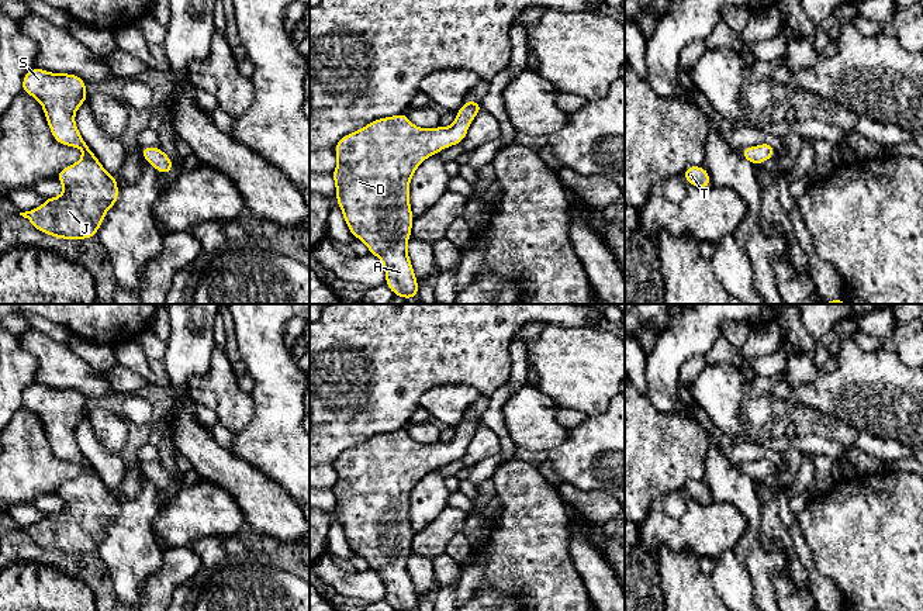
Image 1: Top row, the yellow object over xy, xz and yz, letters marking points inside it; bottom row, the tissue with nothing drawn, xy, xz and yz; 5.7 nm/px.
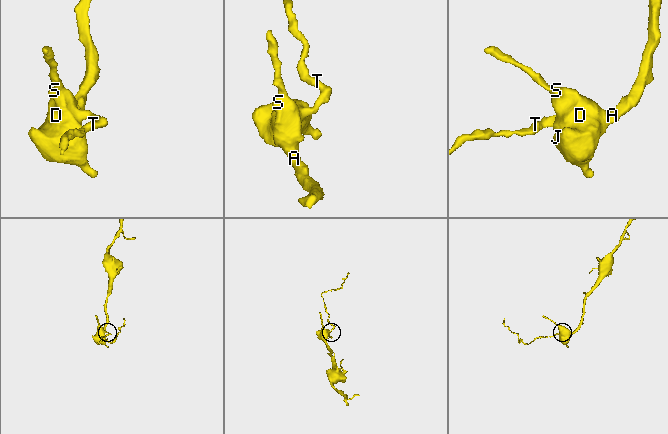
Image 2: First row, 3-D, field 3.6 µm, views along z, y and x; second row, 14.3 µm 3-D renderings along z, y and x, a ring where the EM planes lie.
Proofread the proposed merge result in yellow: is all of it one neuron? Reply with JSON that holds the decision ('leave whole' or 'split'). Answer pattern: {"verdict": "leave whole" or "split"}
{"verdict": "leave whole"}

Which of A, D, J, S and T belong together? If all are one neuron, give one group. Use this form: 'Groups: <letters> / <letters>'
Groups: A D J S T

